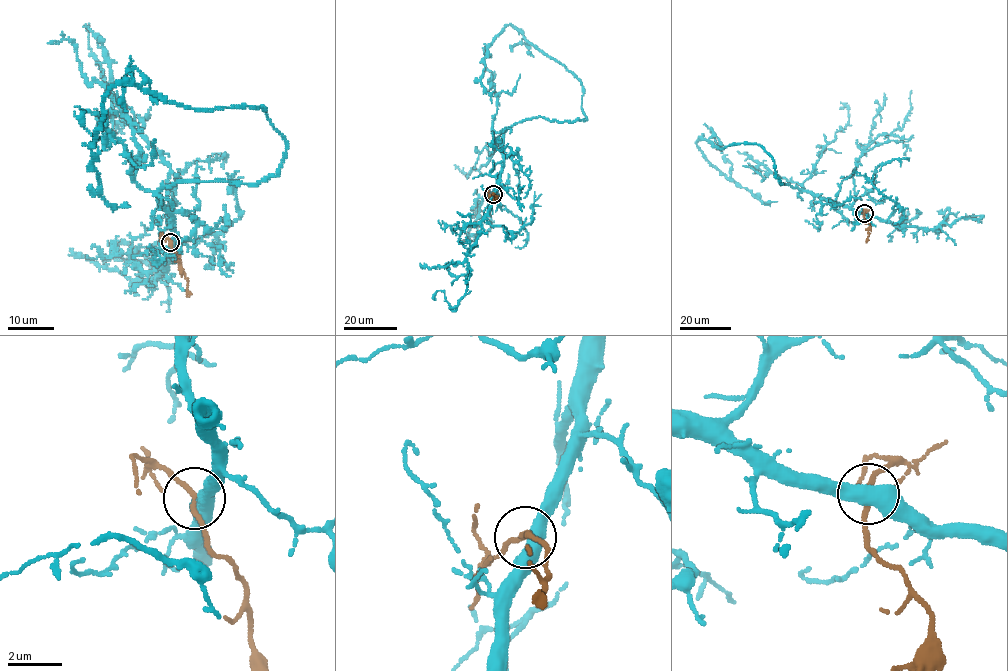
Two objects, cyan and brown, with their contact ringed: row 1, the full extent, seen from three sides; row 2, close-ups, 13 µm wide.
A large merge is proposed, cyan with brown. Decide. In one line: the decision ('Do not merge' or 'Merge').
Merge

